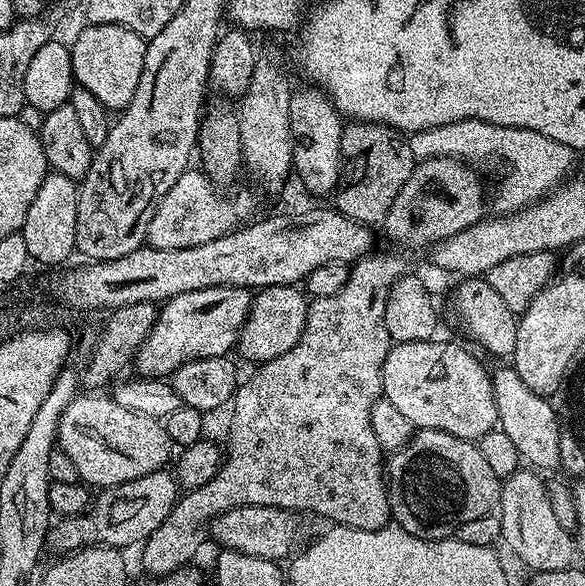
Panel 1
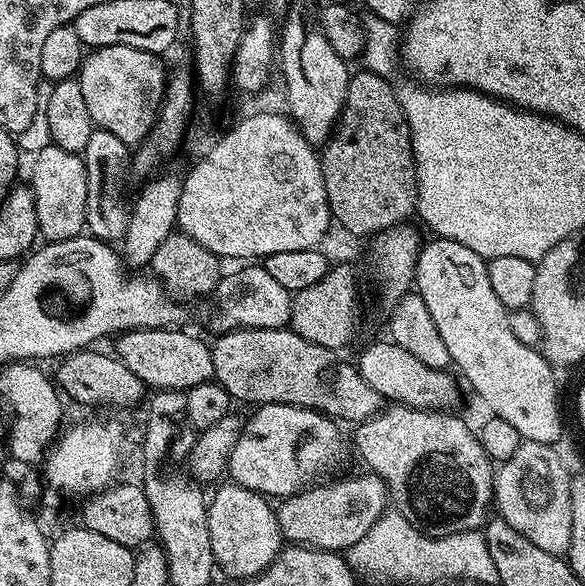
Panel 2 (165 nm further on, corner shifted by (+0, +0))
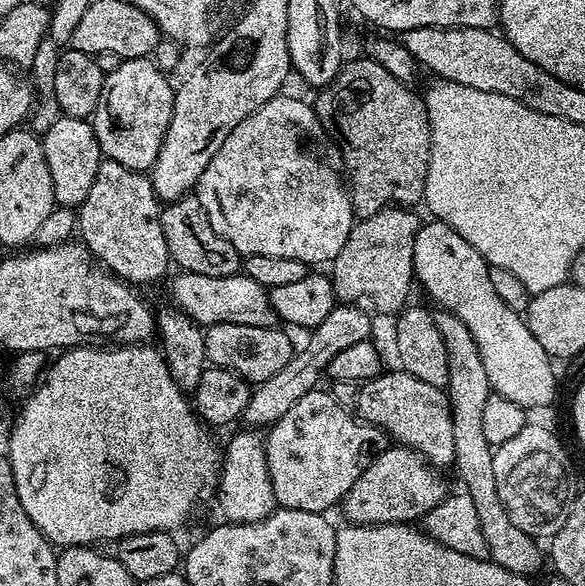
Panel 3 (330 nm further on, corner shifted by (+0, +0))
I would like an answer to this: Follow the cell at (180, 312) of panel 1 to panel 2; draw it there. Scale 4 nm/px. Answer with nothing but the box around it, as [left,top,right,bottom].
[212,262,293,333]

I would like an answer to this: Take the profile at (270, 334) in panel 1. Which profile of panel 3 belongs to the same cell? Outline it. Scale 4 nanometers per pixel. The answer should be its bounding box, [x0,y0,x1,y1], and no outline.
[330,206,422,314]

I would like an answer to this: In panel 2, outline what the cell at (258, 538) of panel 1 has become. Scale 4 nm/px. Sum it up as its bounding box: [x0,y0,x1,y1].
[276,474,390,553]

